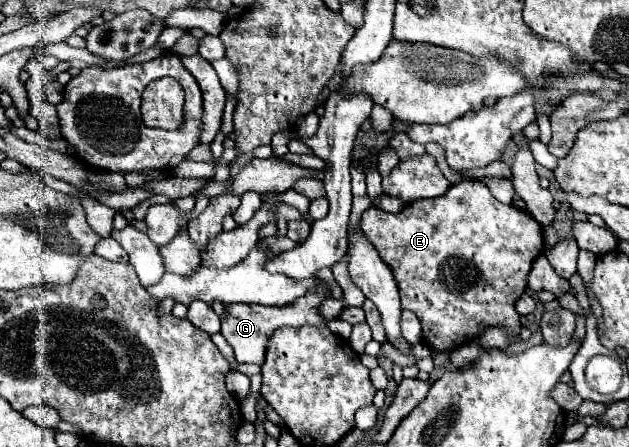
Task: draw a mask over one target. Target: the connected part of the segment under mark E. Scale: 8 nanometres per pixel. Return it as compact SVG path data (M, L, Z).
M461 180L443 196L411 202L399 214L389 214L371 206L363 212L361 228L381 260L393 270L401 306L415 312L421 320L421 342L427 348L451 352L479 336L487 326L503 326L509 334L521 330L515 302L527 288L527 274L533 260L545 248L541 224L527 210L495 200L481 180Z

